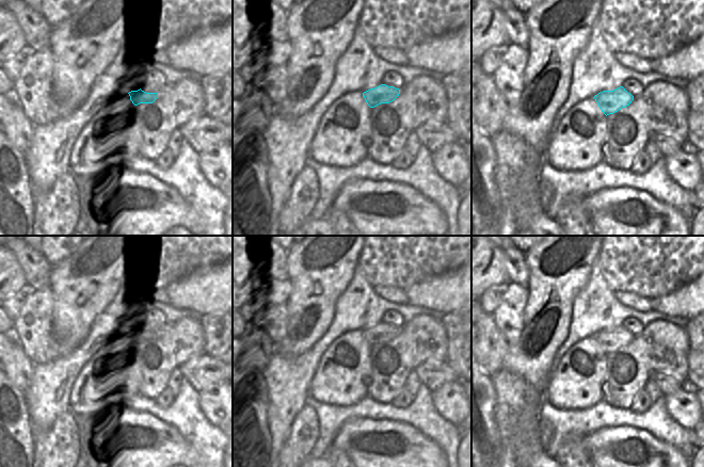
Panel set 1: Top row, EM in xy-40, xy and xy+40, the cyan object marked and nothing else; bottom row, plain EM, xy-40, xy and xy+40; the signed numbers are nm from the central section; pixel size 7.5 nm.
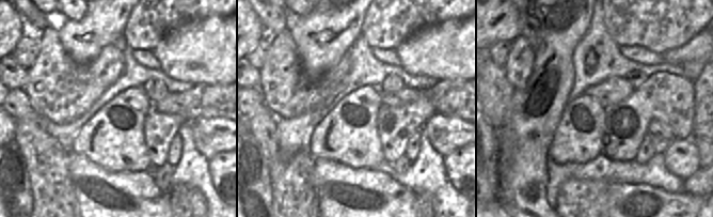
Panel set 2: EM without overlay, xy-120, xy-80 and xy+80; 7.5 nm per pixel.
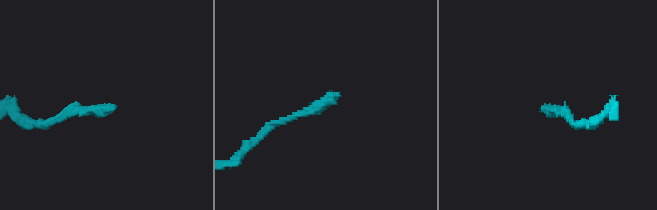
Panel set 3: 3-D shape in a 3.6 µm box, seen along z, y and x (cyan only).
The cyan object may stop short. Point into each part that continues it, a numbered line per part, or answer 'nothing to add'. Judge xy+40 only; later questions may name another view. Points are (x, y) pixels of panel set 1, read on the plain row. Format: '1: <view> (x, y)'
nothing to add

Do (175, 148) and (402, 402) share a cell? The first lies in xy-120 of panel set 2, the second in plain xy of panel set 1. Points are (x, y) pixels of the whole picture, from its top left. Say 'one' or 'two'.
two

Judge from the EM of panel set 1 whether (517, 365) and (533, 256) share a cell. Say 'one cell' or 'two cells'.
one cell

